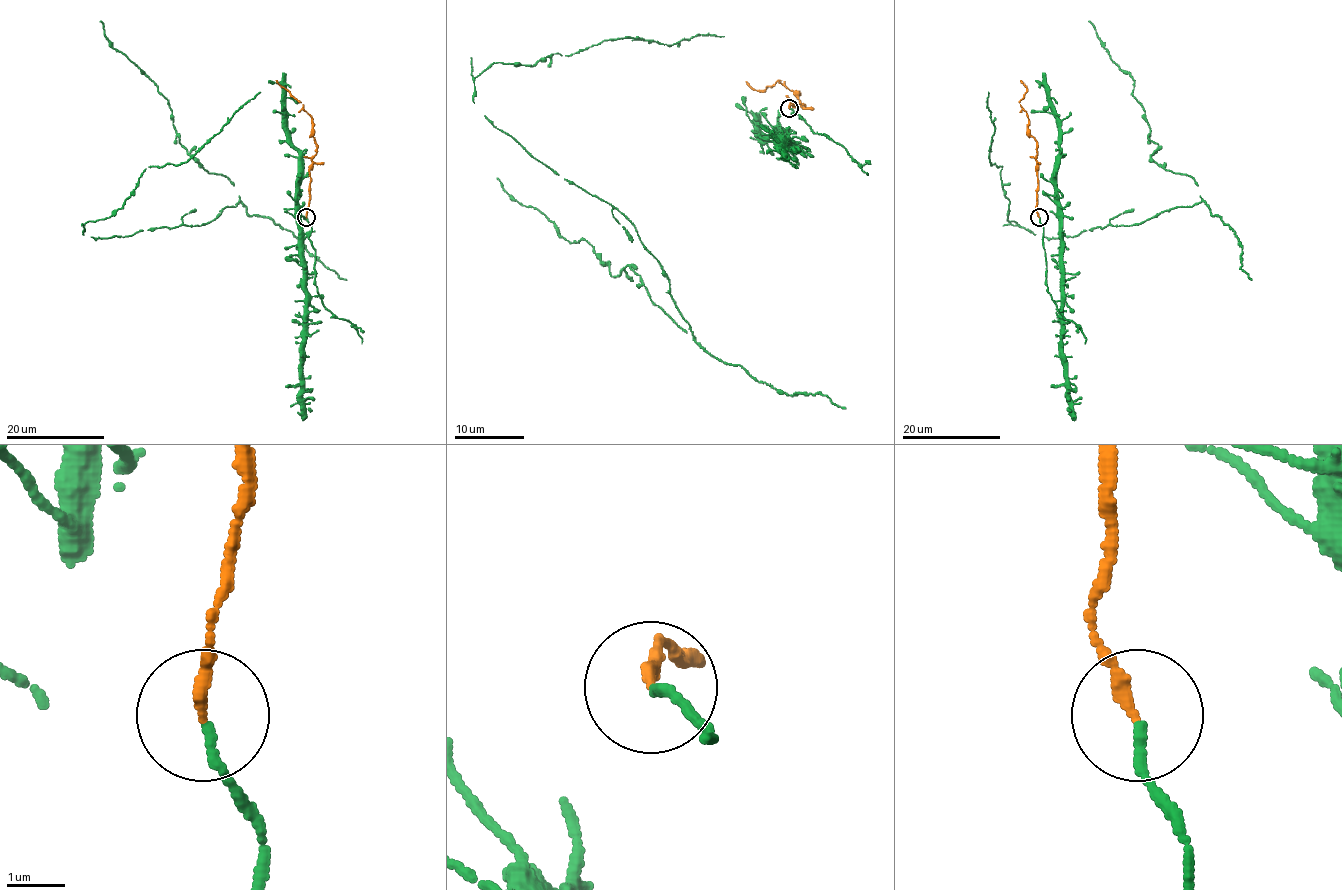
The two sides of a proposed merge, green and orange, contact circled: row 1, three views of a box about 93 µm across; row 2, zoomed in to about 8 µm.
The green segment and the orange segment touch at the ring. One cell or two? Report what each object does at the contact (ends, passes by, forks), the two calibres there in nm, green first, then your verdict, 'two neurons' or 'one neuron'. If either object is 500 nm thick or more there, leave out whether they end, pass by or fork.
green ends; orange ends; calibres 160 and 200 nm; one neuron

